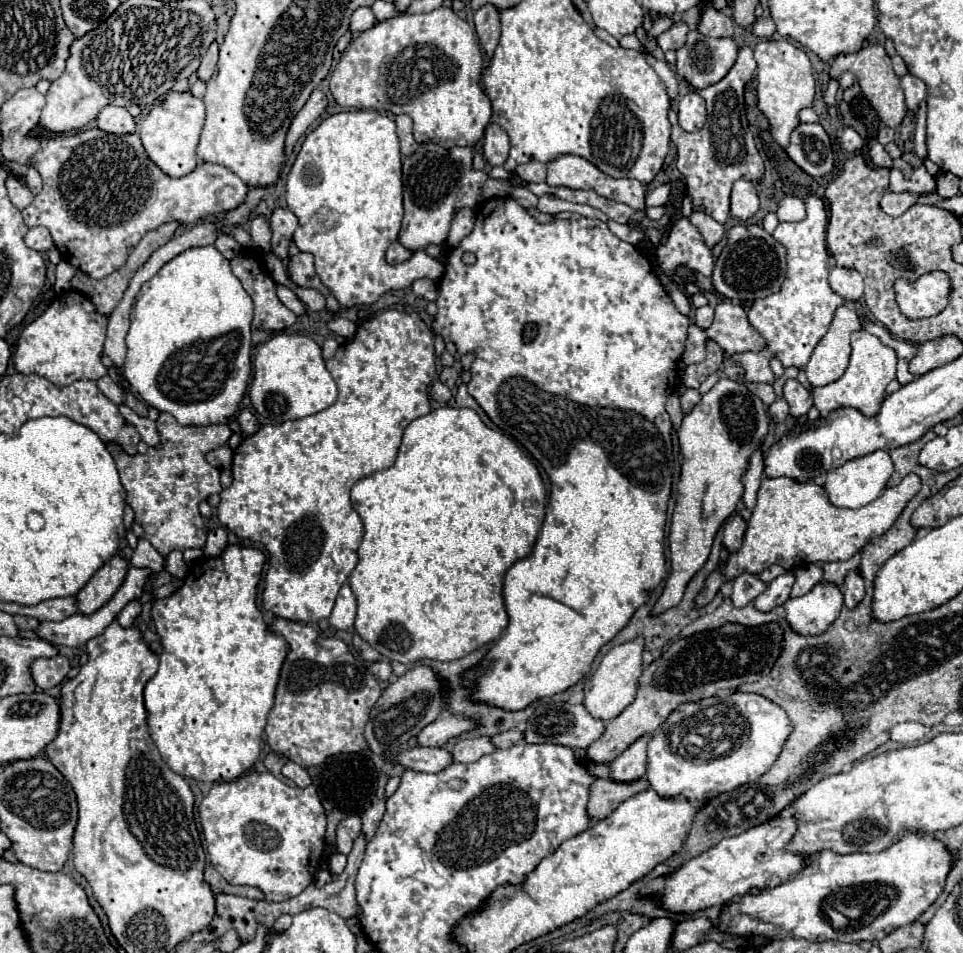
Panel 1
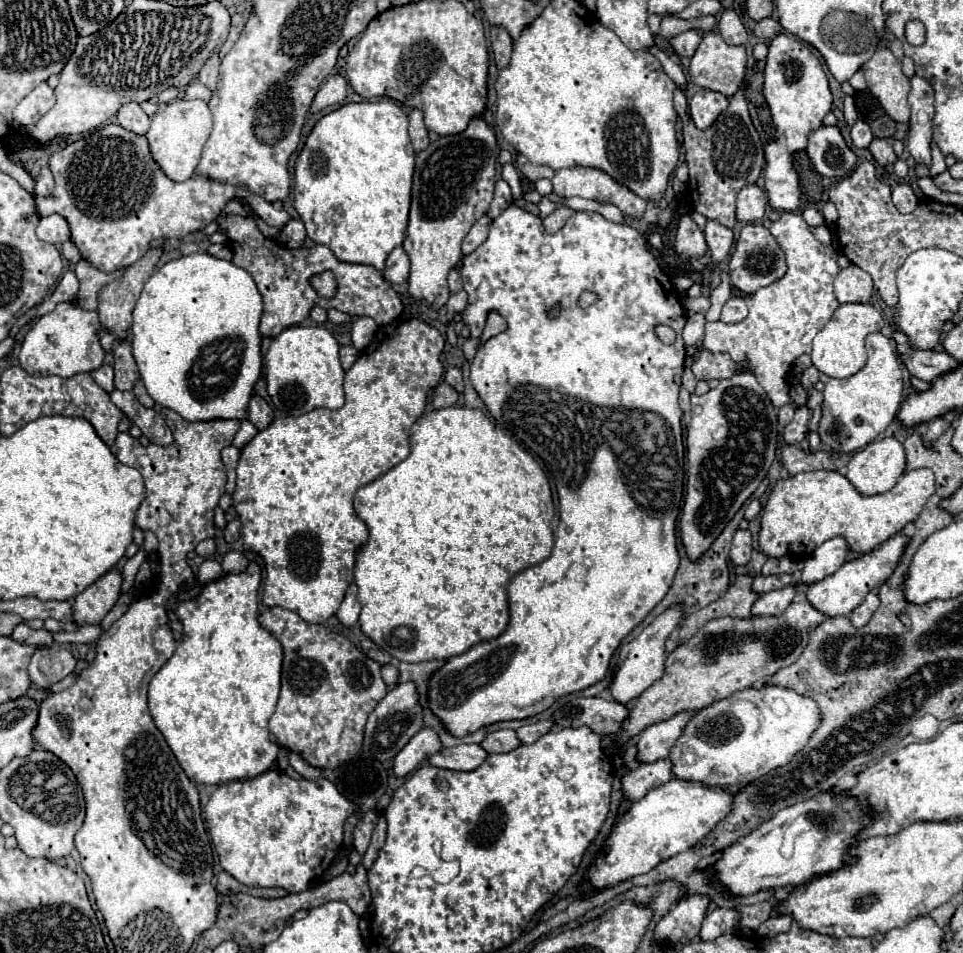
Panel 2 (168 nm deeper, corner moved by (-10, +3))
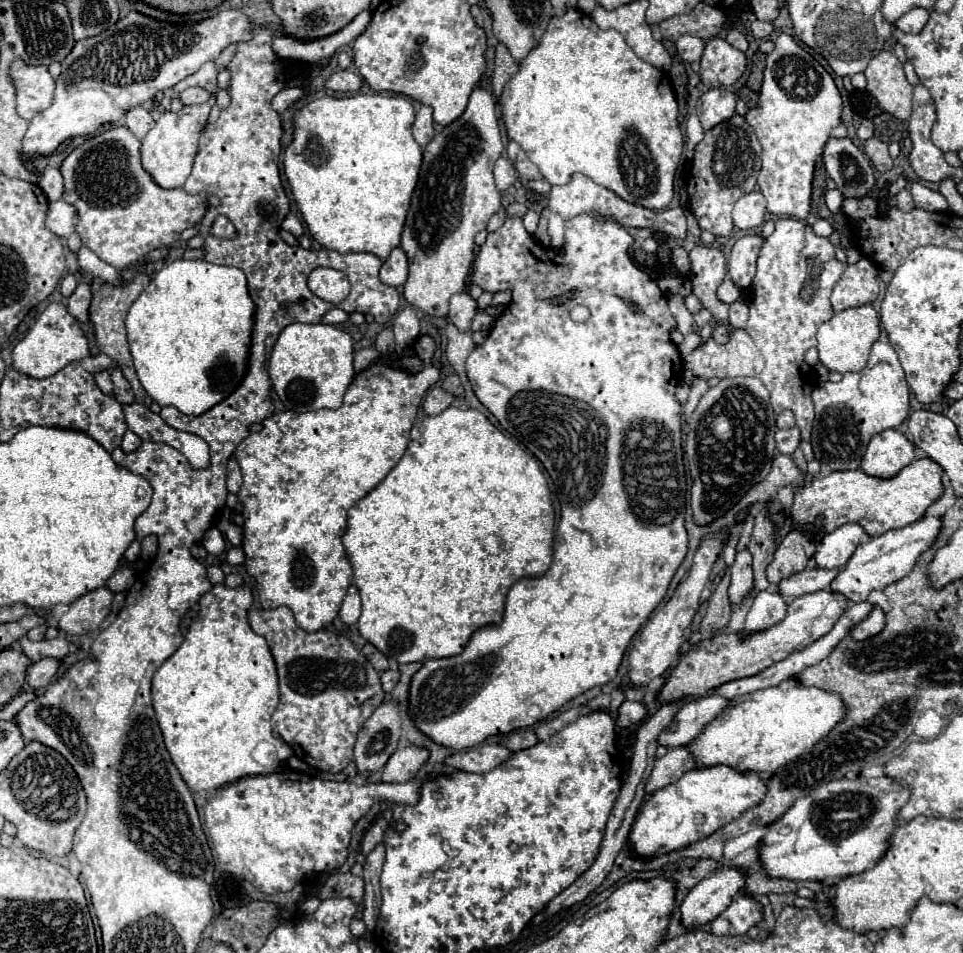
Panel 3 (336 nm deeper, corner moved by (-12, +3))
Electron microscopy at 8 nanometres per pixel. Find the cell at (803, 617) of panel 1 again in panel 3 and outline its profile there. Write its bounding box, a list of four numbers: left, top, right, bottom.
[831,517,941,603]

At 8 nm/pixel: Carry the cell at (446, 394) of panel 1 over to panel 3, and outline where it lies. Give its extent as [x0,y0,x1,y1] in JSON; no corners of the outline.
[423,387,455,415]

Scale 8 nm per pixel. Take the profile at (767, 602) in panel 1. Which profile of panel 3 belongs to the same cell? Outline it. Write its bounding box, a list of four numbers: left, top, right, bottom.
[741,591,787,633]

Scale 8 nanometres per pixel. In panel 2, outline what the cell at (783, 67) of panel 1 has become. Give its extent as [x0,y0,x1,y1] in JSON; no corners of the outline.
[763,33,833,211]

